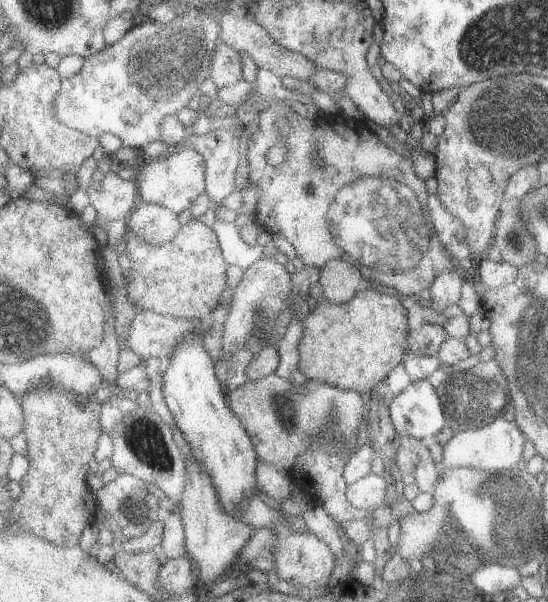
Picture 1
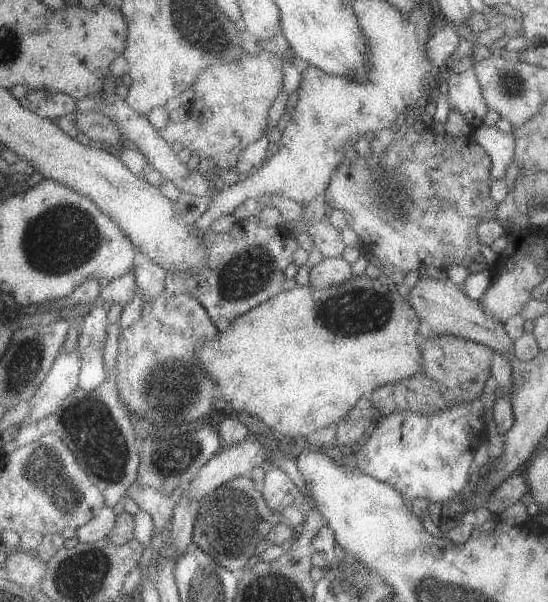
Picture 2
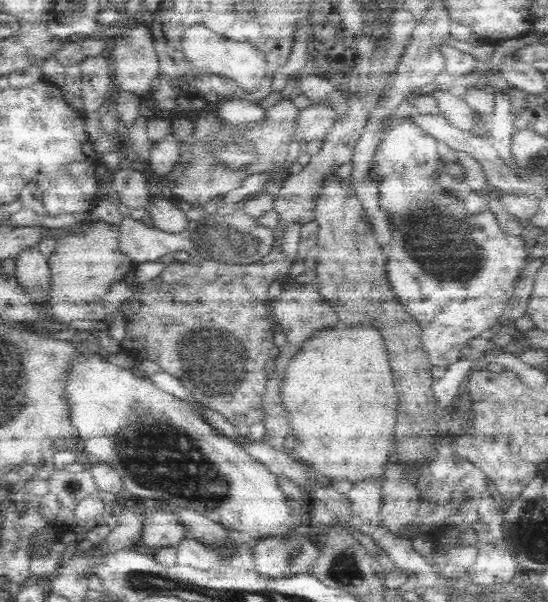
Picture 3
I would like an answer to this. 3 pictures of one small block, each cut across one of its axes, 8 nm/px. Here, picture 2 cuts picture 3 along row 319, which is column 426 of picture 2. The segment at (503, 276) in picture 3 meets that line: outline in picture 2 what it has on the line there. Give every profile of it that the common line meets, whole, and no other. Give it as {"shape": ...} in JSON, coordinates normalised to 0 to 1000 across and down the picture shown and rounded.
{"shape":[[[870,658],[863,668],[859,661],[838,661],[819,678],[783,688],[732,681],[710,691],[692,691],[681,714],[655,734],[641,761],[630,767],[655,787],[721,807],[746,837],[761,831],[812,837],[830,831],[856,807],[870,741],[892,721],[892,694],[896,681],[885,678],[881,658]]]}

